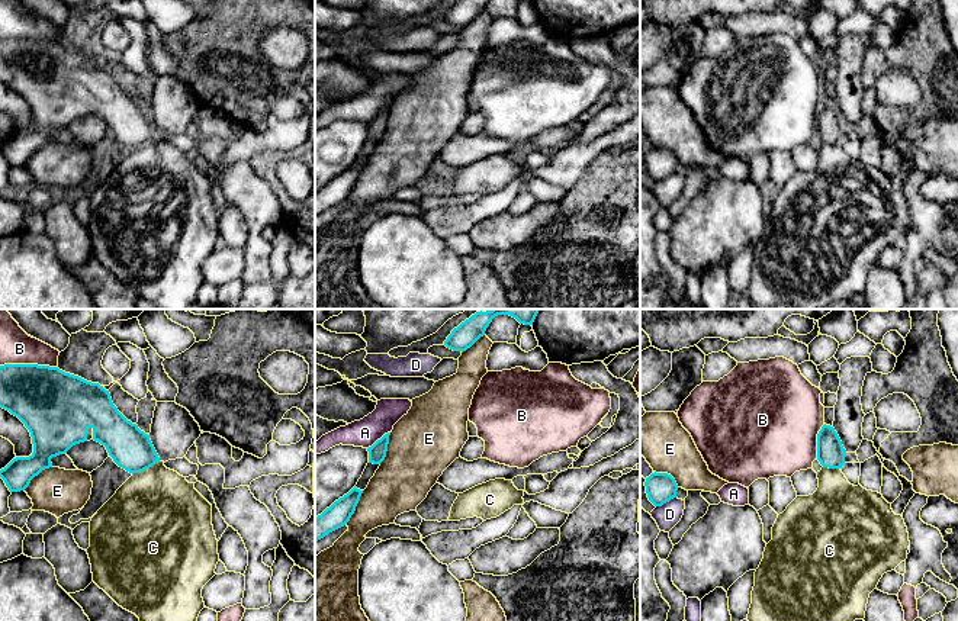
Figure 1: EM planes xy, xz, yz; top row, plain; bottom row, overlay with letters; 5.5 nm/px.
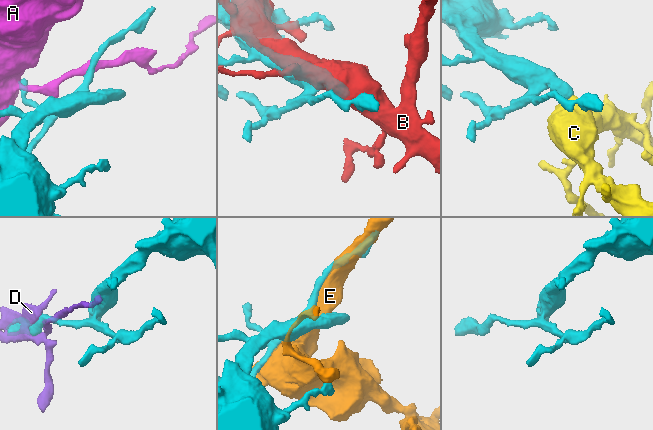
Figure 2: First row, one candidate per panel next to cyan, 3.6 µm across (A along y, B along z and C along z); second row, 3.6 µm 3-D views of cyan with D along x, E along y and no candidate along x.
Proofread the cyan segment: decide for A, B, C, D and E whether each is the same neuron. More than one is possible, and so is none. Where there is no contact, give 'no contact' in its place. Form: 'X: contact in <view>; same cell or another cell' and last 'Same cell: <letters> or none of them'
A: contact in xz; another cell
B: contact in xy; another cell
C: contact in xy; same cell
D: contact in yz; another cell
E: contact in xz; another cell
Same cell: C

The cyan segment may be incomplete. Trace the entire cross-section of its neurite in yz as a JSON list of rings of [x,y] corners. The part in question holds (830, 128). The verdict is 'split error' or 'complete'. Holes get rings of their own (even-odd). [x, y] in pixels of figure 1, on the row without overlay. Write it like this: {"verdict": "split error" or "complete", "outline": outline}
{"verdict": "split error", "outline": [[[830,100],[817,109],[817,135],[823,141],[817,147],[819,163],[813,170],[797,171],[778,190],[772,202],[772,215],[766,219],[763,234],[755,247],[755,261],[748,296],[756,309],[768,309],[779,303],[791,303],[798,309],[824,309],[836,300],[851,300],[864,295],[869,268],[884,248],[907,234],[910,221],[907,202],[901,190],[896,190],[881,168],[853,161],[842,148],[846,125]]]}

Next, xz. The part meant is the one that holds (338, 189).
{"verdict": "complete", "outline": [[[356,161],[315,193],[315,216],[344,202],[356,186],[363,165]]]}

